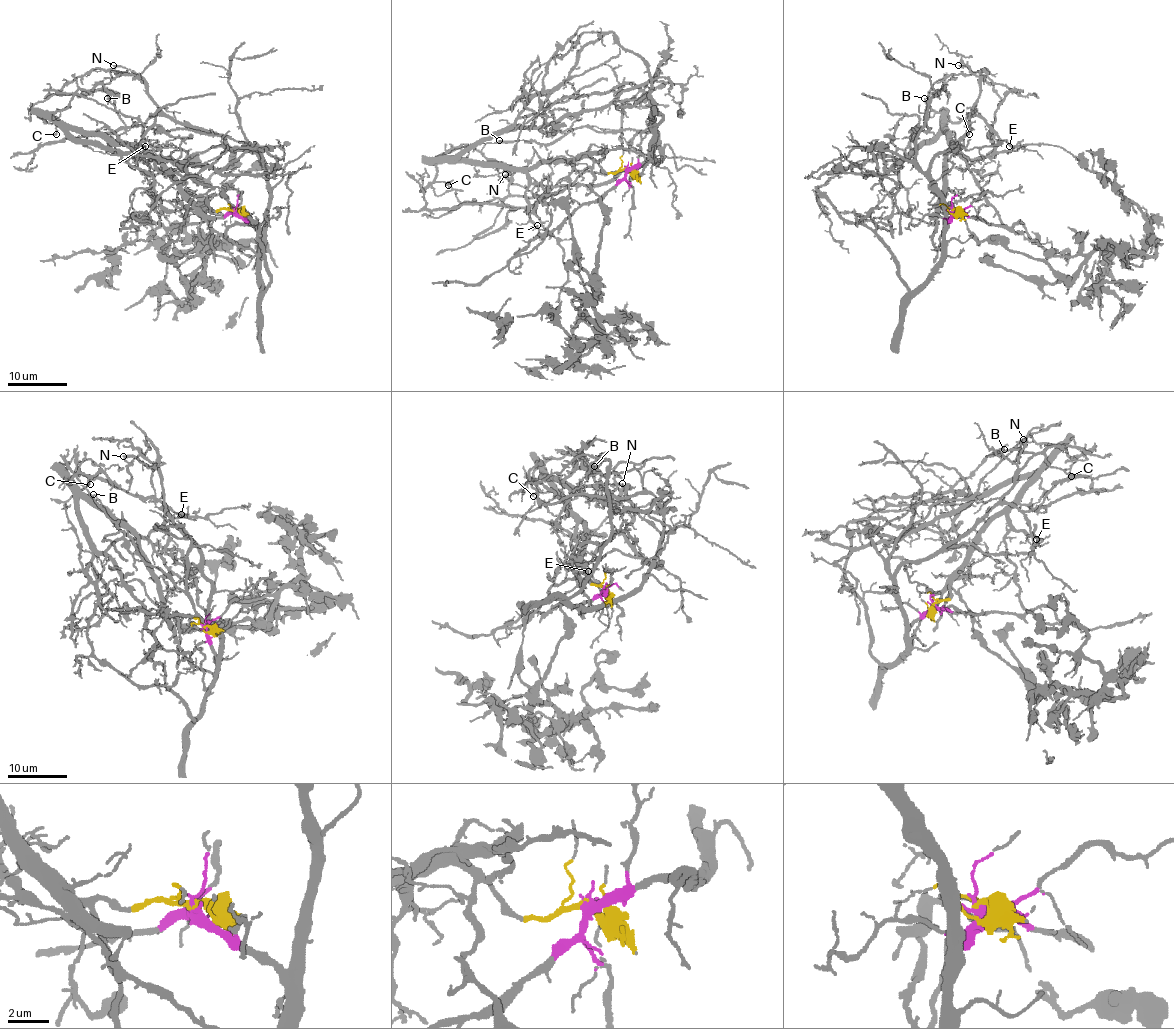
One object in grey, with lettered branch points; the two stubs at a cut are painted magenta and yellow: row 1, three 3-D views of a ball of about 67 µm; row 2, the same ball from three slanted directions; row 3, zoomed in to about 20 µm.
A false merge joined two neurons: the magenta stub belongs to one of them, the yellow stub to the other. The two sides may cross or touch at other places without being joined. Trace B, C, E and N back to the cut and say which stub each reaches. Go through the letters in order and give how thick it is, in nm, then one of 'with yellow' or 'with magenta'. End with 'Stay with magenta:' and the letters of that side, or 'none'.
B: 100 nm thick; with magenta
C: 140 nm thick; with yellow
E: 100 nm thick; with yellow
N: 280 nm thick; with magenta
Stay with magenta: B, N

